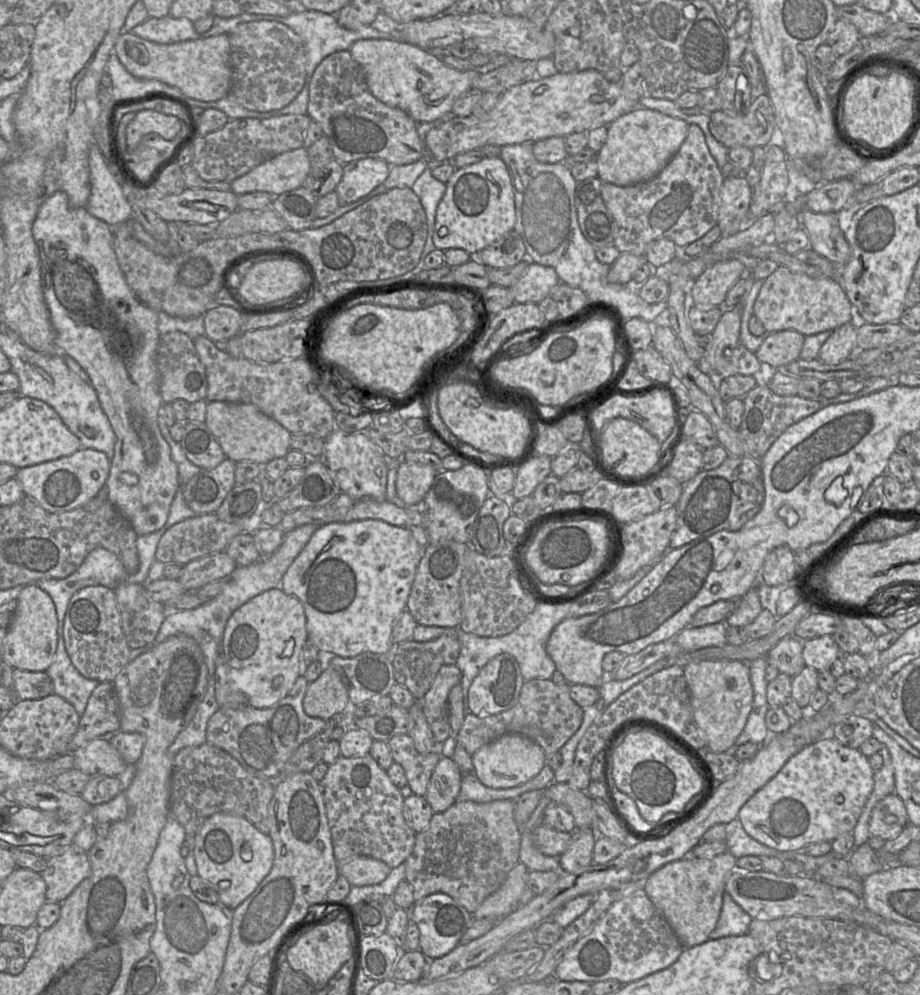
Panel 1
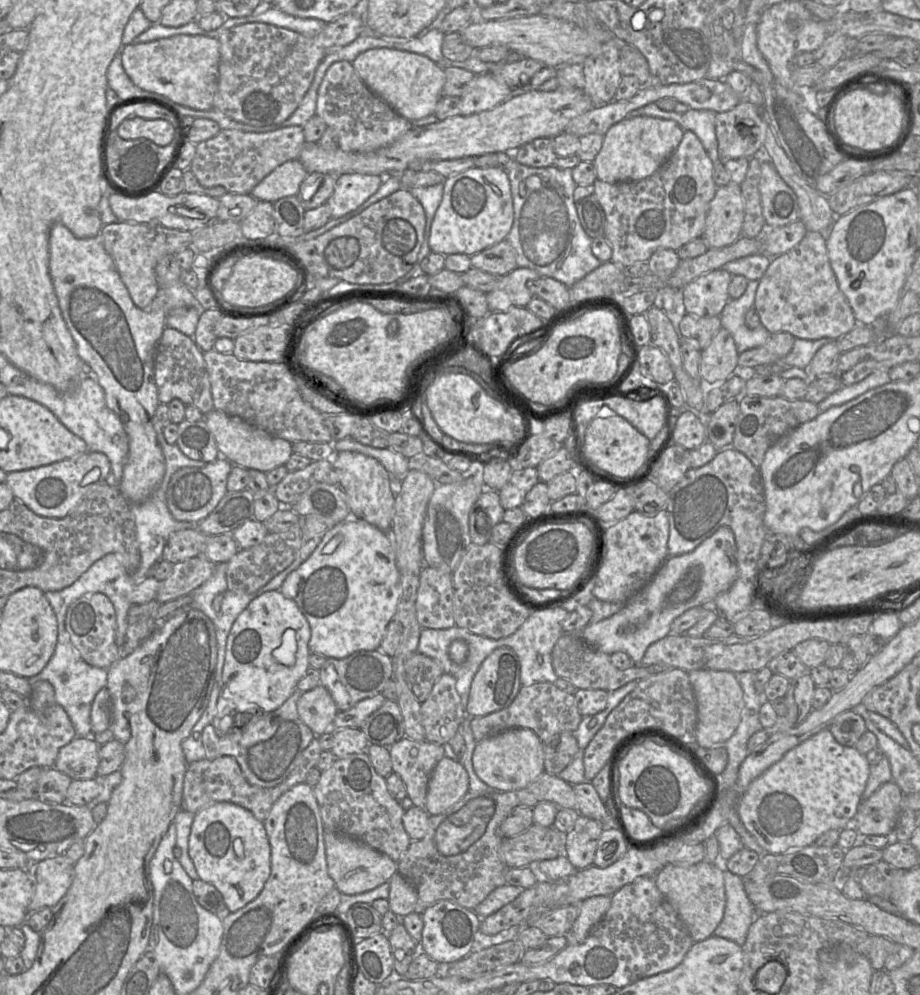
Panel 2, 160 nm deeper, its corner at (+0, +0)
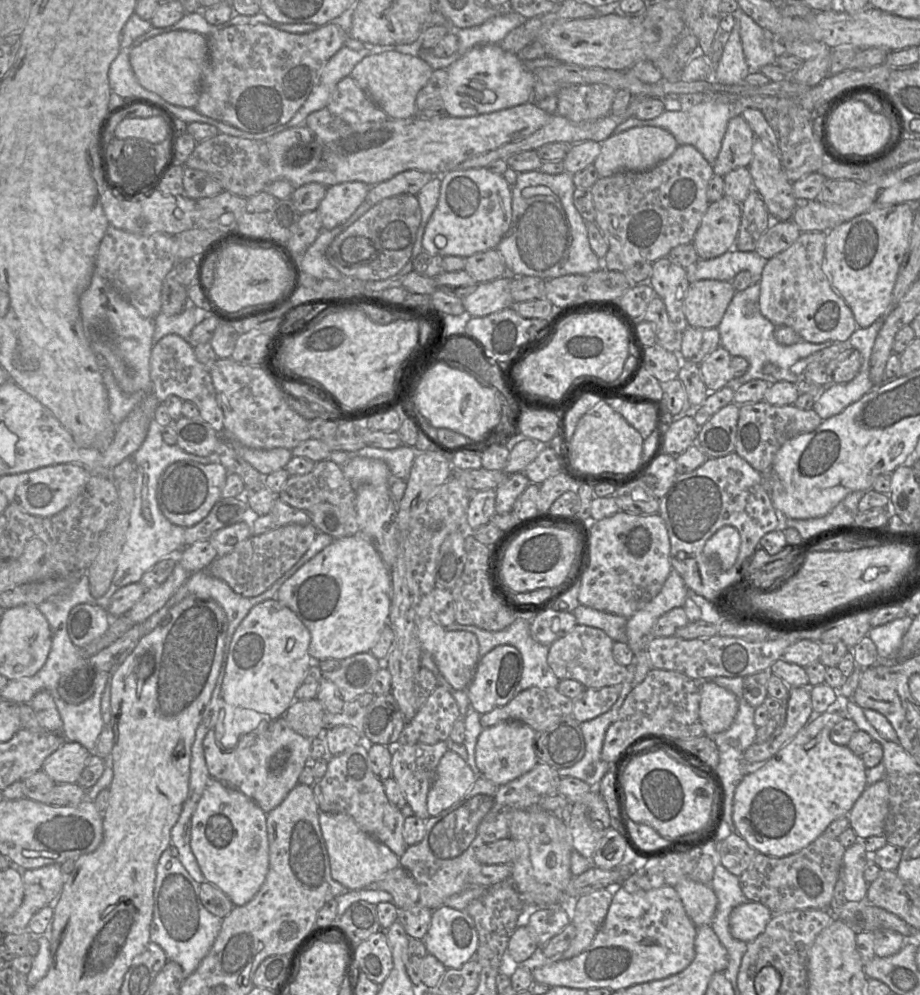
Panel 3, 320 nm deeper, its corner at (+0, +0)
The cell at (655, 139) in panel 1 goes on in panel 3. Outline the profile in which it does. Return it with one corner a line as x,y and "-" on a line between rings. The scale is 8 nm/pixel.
641,126
613,134
601,143
601,151
595,159
600,177
608,177
619,171
648,171
669,158
678,147
674,136
667,130
654,126

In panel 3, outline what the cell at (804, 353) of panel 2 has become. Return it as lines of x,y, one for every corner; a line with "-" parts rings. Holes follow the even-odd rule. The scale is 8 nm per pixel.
760,281
751,284
743,291
736,291
719,326
720,345
723,346
731,356
741,356
748,360
747,372
731,380
731,386
740,386
750,380
762,379
770,384
778,381
789,381
797,383
803,376
797,376
791,372
791,366
799,360
811,354
831,346
833,341
823,343
810,343
805,340
792,345
782,345
777,342
774,336
776,326
768,320
760,311
-
766,363
777,365
778,371
775,374
764,374
763,366

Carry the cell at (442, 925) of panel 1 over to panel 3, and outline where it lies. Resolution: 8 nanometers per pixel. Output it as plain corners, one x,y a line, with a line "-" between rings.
442,905
432,911
430,928
423,942
427,952
435,956
447,969
458,969
475,958
478,949
478,933
473,918
465,910

